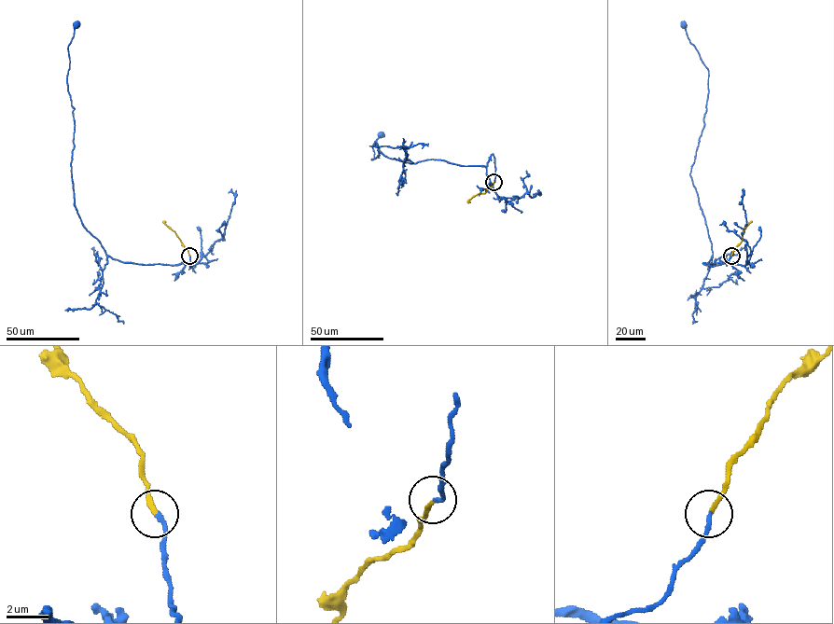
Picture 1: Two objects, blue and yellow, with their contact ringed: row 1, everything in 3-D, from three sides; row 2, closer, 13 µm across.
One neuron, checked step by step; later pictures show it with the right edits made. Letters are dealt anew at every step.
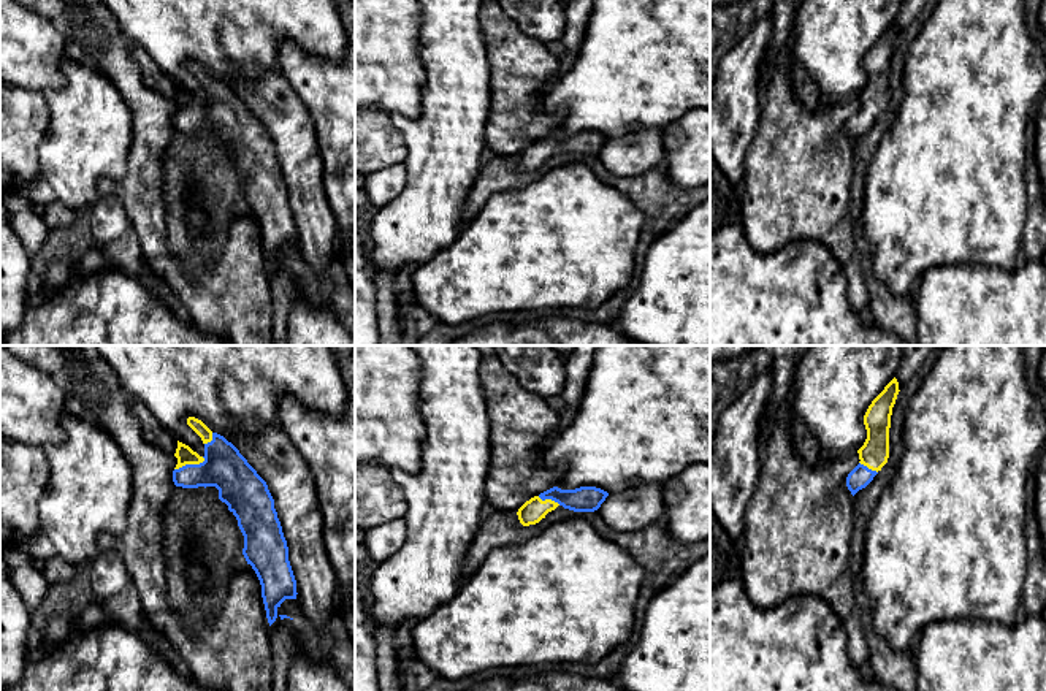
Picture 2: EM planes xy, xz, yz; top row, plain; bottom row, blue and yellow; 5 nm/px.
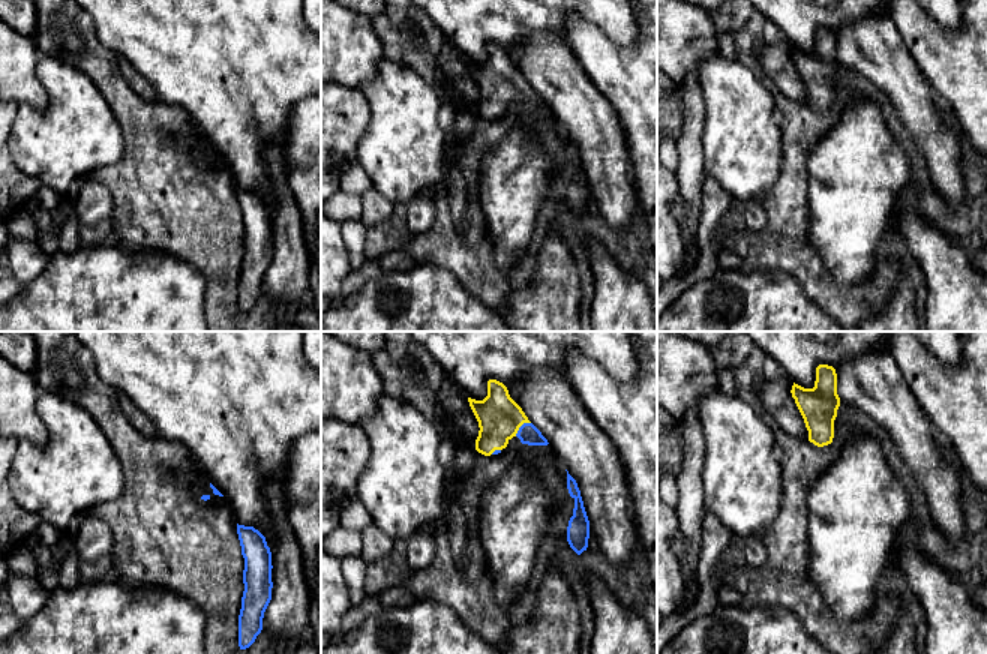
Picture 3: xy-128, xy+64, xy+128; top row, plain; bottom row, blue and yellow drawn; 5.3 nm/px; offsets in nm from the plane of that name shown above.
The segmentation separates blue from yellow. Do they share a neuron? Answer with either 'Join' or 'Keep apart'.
Join

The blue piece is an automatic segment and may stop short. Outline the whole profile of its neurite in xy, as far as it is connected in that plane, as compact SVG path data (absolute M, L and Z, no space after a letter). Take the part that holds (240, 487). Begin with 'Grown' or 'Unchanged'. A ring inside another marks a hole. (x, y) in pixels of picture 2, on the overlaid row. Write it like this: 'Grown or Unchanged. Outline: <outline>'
Grown. Outline: M189 417L187 425L201 437L204 455L200 456L178 441L173 482L182 488L216 487L219 490L219 499L236 517L244 536L242 555L260 580L271 626L281 604L285 599L296 599L298 594L274 499L266 482L231 442L212 433L195 417Z

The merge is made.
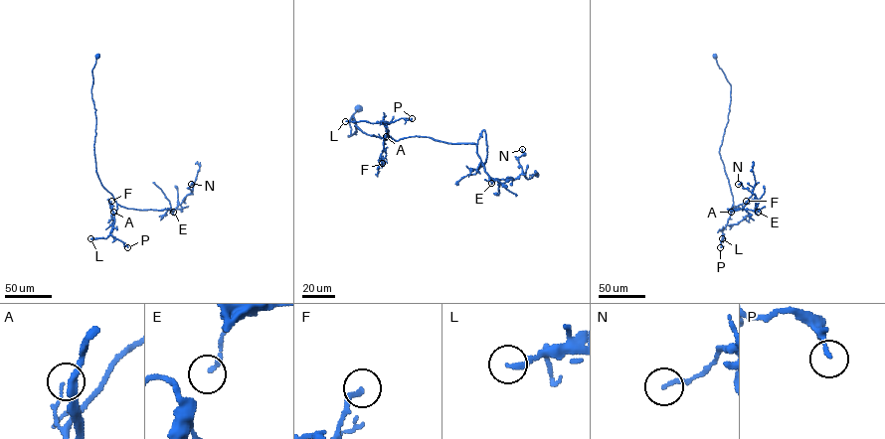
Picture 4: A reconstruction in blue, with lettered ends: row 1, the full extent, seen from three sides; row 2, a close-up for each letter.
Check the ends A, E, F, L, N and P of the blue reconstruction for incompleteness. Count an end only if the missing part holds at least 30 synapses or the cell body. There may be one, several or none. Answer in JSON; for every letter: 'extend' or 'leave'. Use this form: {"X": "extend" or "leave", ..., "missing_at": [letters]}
{"A": "leave", "E": "leave", "F": "leave", "L": "extend", "N": "leave", "P": "leave", "missing_at": ["L"]}

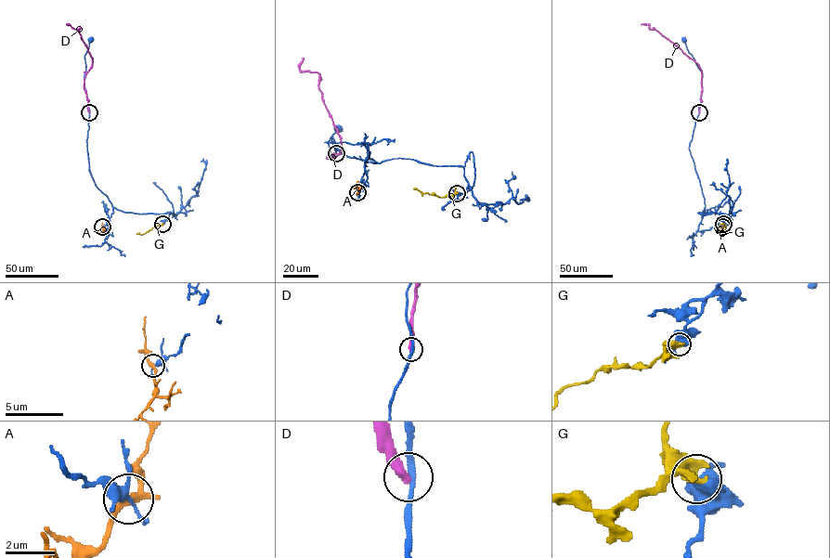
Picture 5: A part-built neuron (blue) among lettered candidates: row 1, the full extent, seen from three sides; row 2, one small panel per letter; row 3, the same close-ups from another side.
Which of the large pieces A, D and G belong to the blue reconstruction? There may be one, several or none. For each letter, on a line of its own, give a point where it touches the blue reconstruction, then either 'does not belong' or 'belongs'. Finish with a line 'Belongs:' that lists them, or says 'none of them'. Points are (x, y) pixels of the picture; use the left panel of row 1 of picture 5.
A: meets blue at (102, 227); does not belong
D: meets blue at (89, 112); does not belong
G: meets blue at (162, 224); does not belong
Belongs: none of them

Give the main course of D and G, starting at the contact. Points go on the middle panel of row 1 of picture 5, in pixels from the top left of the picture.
D: (336, 153), (334, 157), (327, 157), (340, 152), (340, 136), (322, 98), (319, 73), (300, 70), (304, 58)
G: (457, 193), (441, 198), (413, 188)

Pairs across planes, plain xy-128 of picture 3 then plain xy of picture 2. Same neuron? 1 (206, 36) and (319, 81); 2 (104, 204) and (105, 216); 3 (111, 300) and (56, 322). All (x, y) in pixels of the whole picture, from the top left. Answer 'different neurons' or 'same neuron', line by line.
1: different neurons
2: same neuron
3: same neuron

